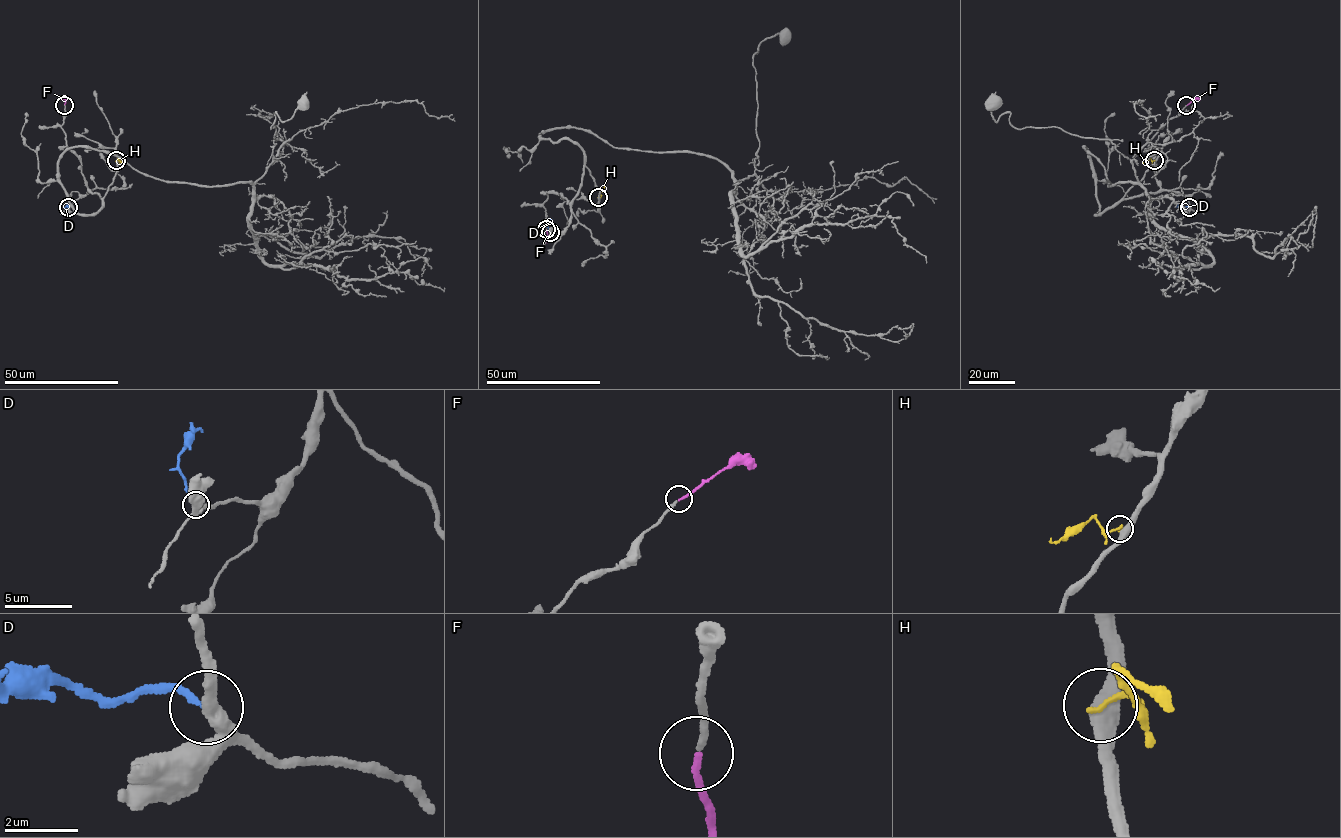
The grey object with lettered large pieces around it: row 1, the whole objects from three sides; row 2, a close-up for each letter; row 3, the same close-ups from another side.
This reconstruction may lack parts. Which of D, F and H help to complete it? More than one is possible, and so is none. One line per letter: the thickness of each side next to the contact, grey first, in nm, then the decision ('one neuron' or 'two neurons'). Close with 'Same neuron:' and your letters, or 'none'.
D: 360/170 nm | two neurons
F: 180/160 nm | one neuron
H: 480/130 nm | two neurons
Same neuron: F

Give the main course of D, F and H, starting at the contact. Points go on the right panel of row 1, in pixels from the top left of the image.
D: (1190, 207), (1175, 206)
F: (1186, 105), (1199, 97)
H: (1155, 160), (1142, 162)

